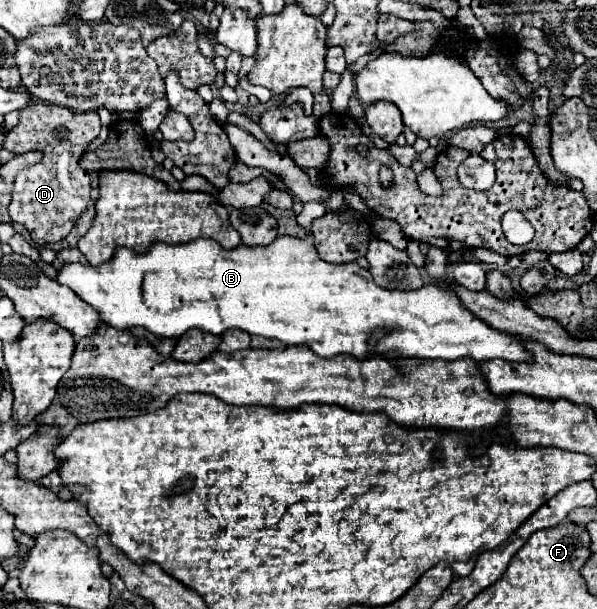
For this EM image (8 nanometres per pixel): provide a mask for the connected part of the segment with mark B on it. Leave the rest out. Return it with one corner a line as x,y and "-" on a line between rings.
305,203
303,211
297,215
297,223
305,227
307,237
277,237
271,245
249,247
239,245
231,251
223,249
213,239
195,239
181,245
167,245
155,241
147,253
135,253
127,247
117,247
111,261
97,267
69,263
57,271
57,281
71,287
85,303
101,313
101,319
115,329
145,327
147,331
161,337
181,337
189,329
205,329
213,335
221,335
227,329
243,329
249,335
261,335
269,339
279,339
285,345
307,345
319,357
335,357
339,353
353,355
357,359
369,357
367,341
375,329
389,329
375,347
375,353
389,353
391,357
421,357
421,359
505,359
505,361
527,361
523,345
517,337
503,331
491,329
485,321
463,309
461,301
453,289
445,285
425,285
419,291
387,291
375,285
369,271
361,269
357,263
331,265
319,259
313,245
309,223
325,213
323,203

